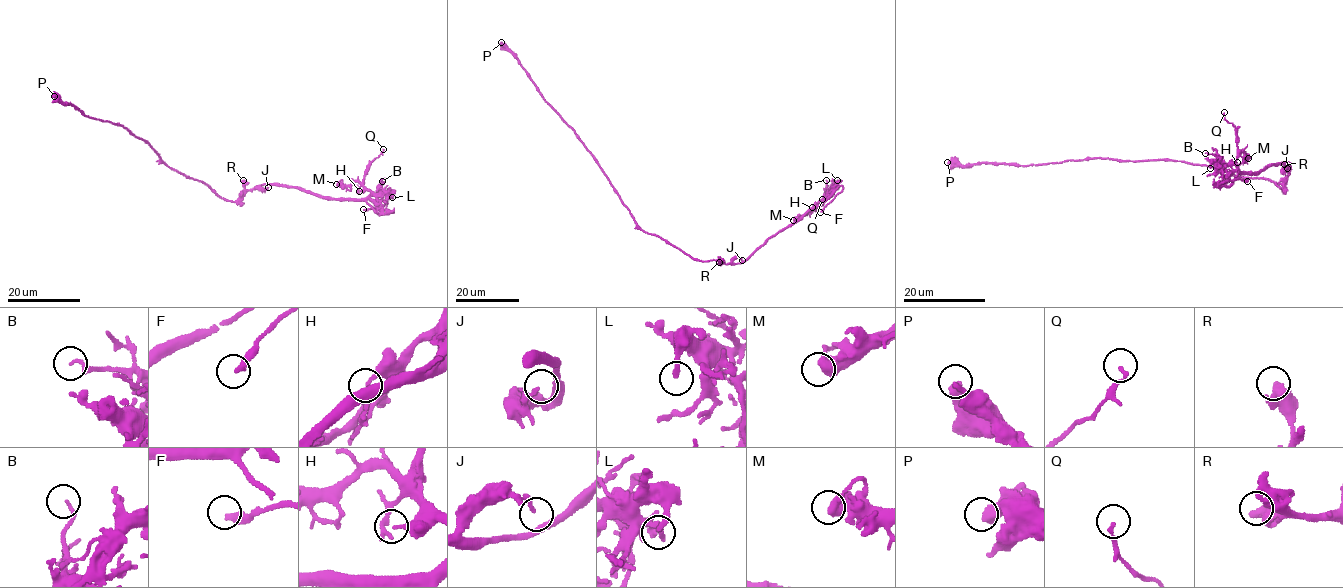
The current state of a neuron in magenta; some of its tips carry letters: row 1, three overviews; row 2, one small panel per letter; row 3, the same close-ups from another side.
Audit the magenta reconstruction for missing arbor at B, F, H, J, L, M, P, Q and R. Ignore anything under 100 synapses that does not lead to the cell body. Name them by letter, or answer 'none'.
F

